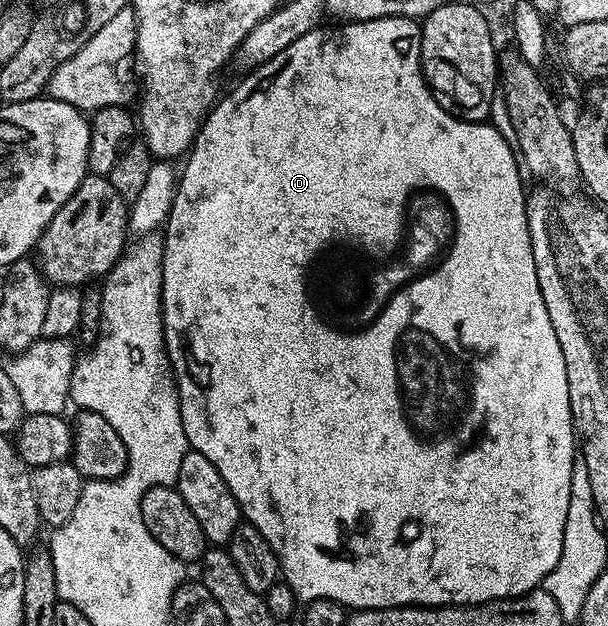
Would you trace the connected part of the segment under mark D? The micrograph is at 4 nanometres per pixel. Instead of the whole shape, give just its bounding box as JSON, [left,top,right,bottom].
[161,16,577,610]

